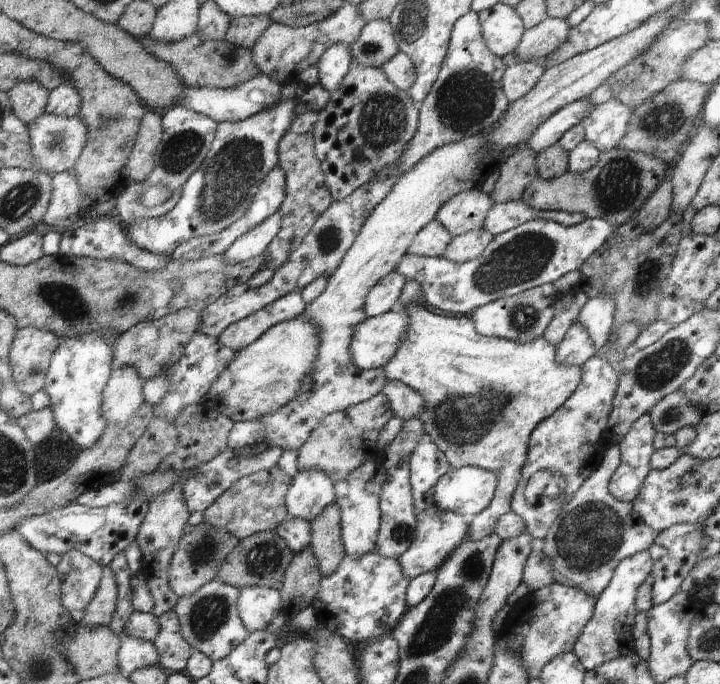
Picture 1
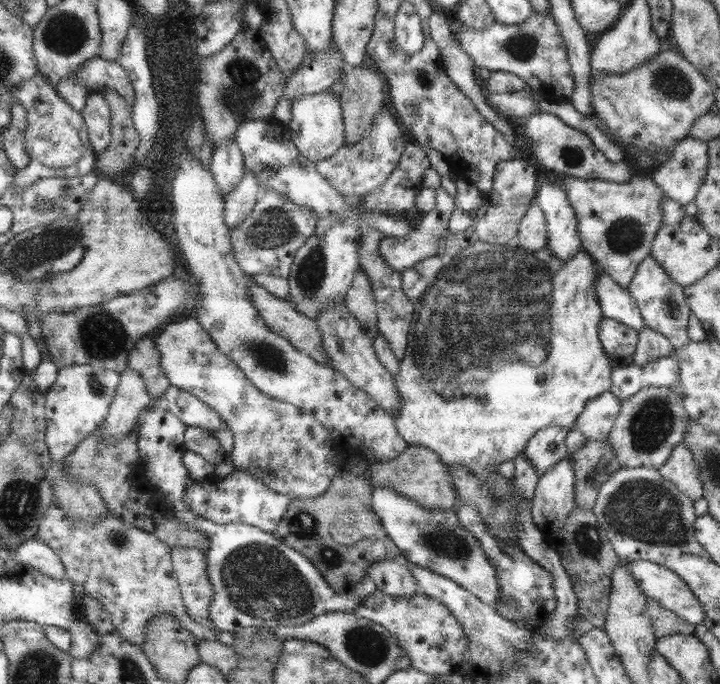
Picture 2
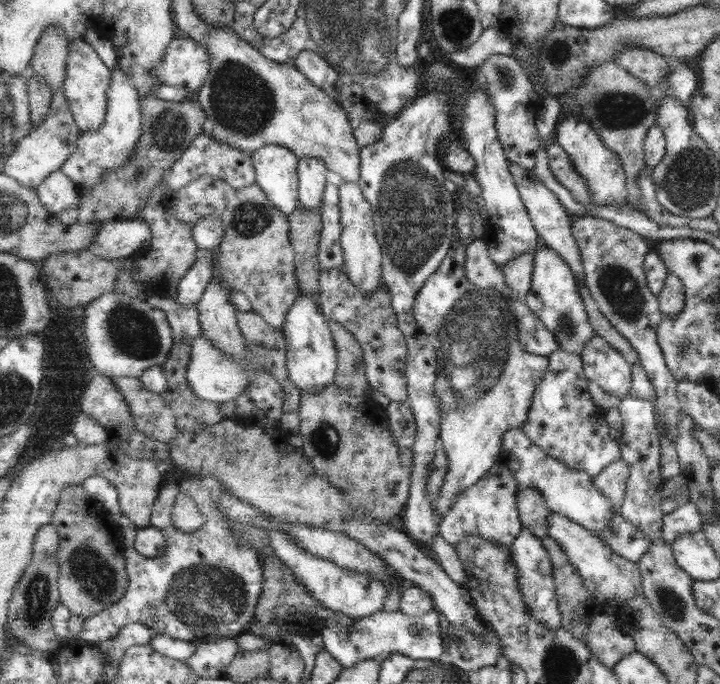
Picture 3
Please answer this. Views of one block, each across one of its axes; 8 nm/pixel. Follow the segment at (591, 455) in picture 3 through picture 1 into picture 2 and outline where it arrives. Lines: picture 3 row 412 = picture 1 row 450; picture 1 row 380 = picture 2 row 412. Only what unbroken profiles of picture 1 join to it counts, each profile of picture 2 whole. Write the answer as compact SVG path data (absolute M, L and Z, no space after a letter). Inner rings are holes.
M605 391L585 402L583 410L569 428L578 430L584 440L600 440L608 436L620 402L612 392Z

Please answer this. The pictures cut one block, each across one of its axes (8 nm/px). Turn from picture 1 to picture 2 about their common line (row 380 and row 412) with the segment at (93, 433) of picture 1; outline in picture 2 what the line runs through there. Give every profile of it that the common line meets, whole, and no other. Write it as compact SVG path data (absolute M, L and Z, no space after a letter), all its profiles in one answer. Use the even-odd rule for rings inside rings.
M68 365L58 369L55 377L43 398L43 443L51 460L60 465L78 442L98 428L109 412L108 406L115 396L119 373L93 366Z

